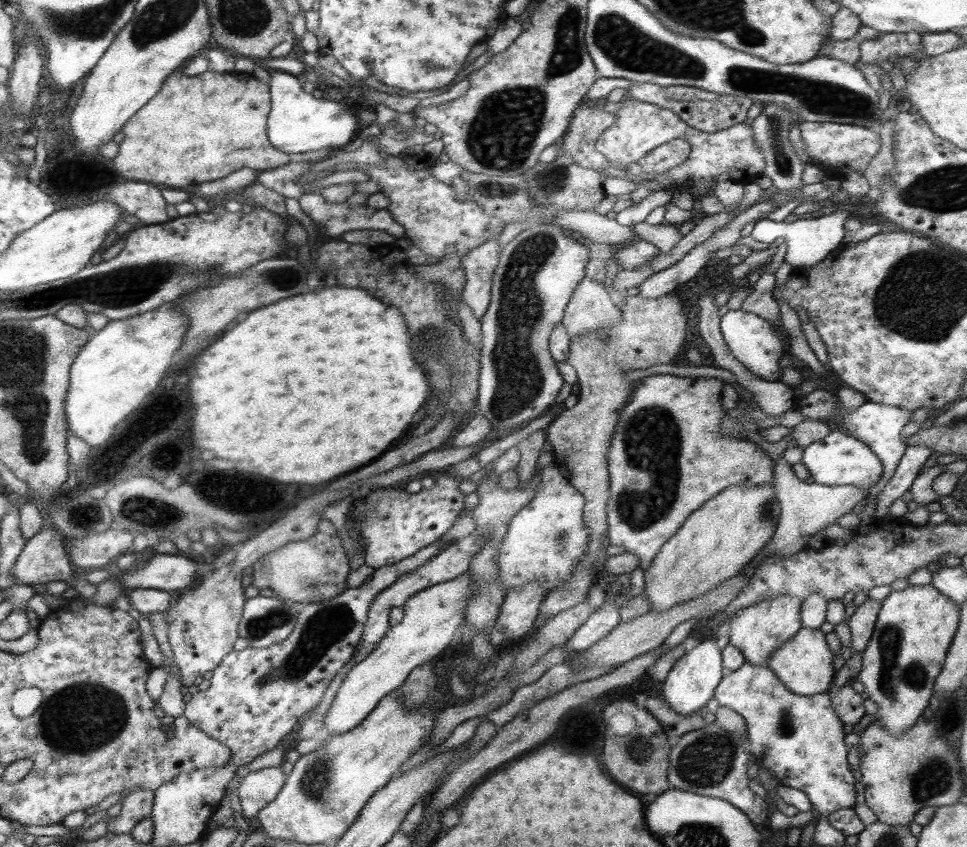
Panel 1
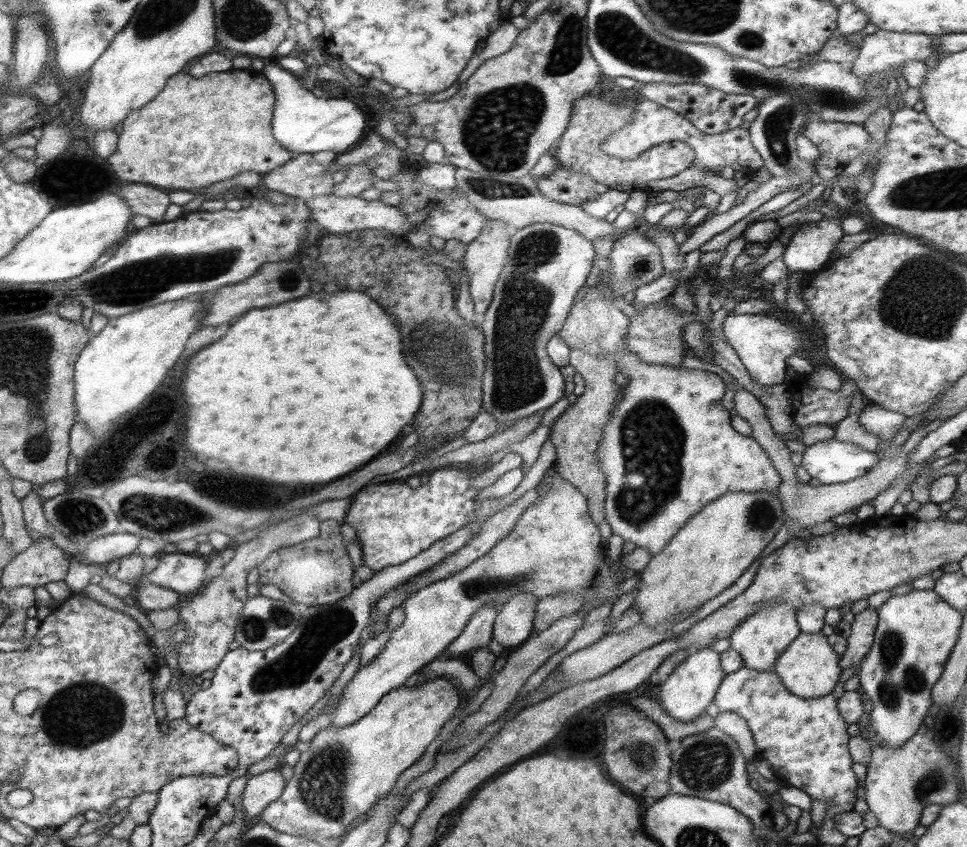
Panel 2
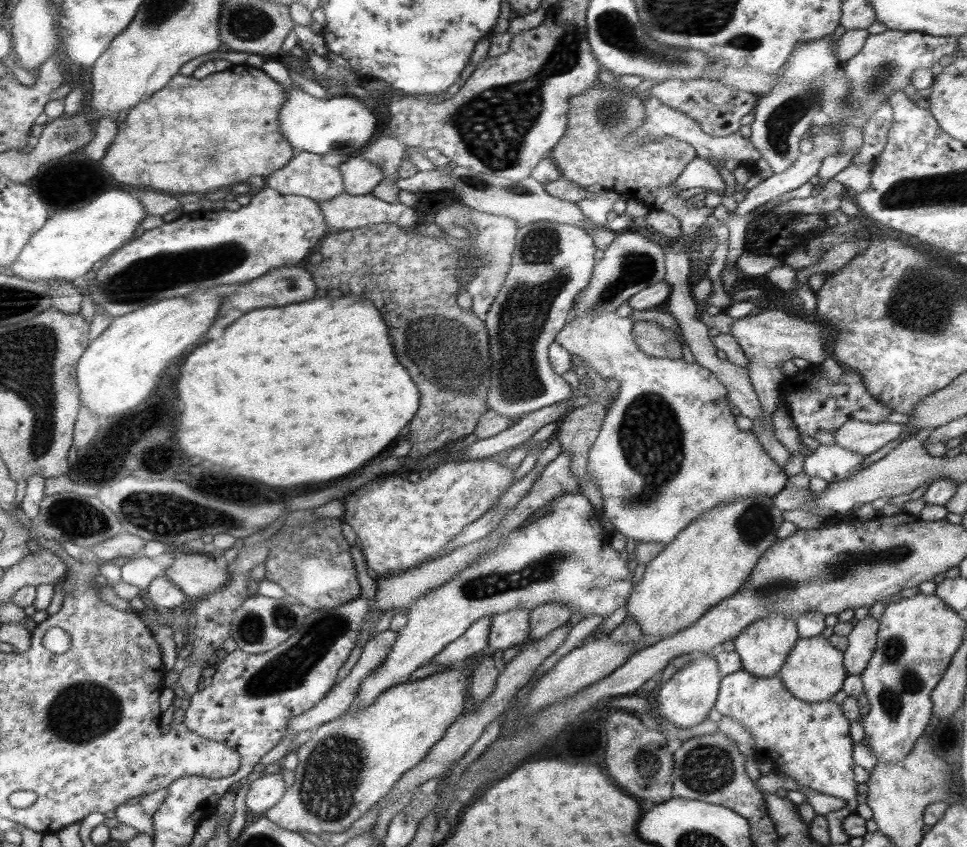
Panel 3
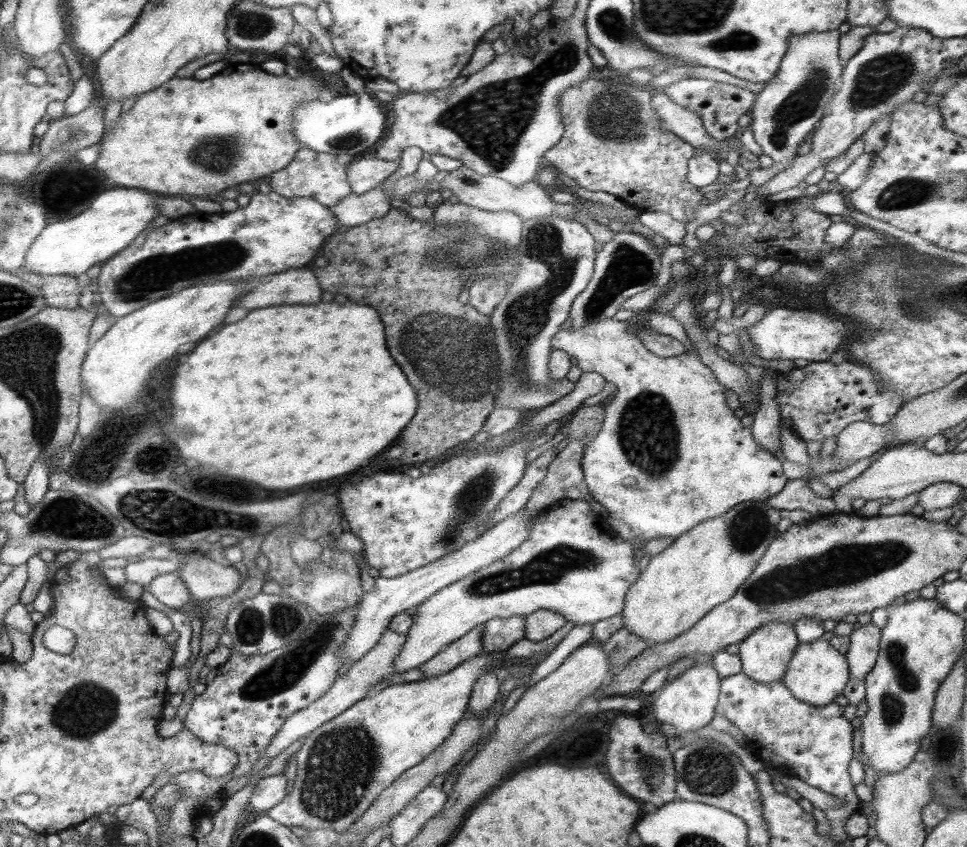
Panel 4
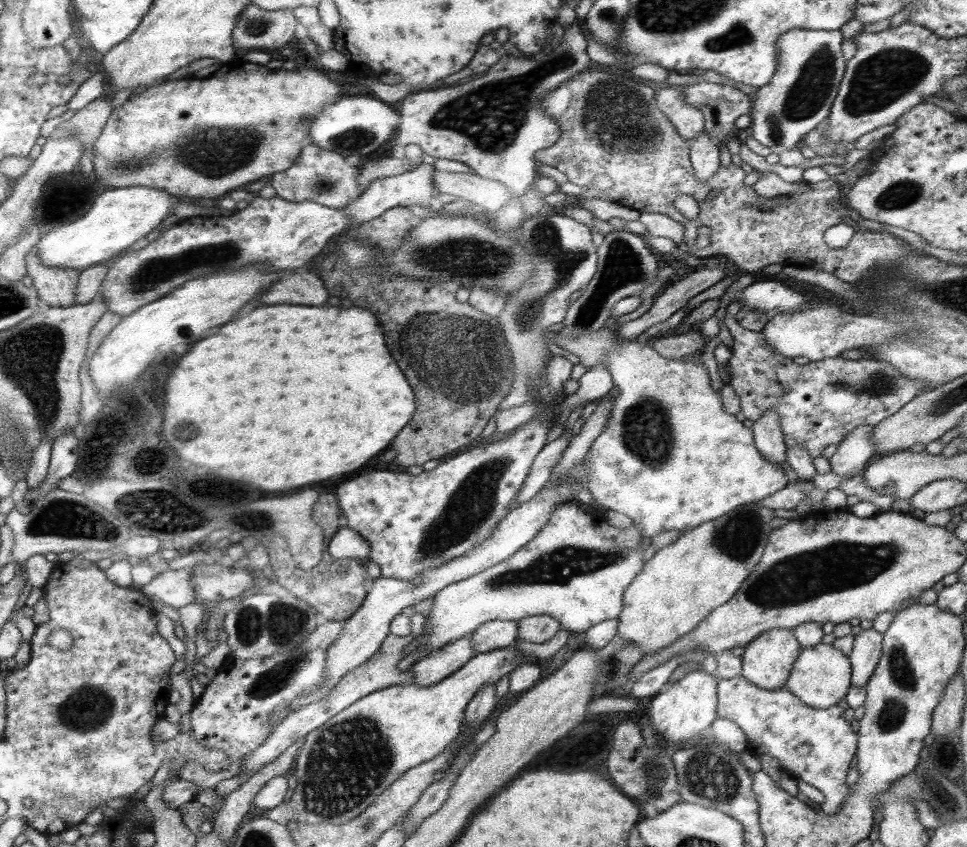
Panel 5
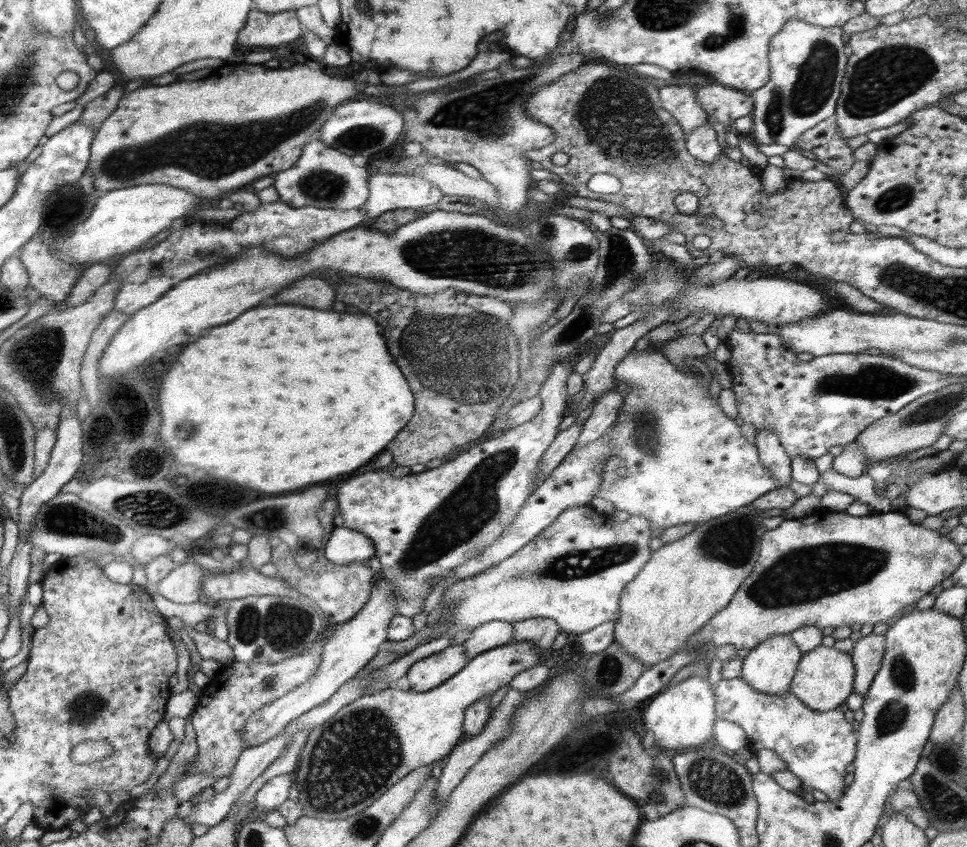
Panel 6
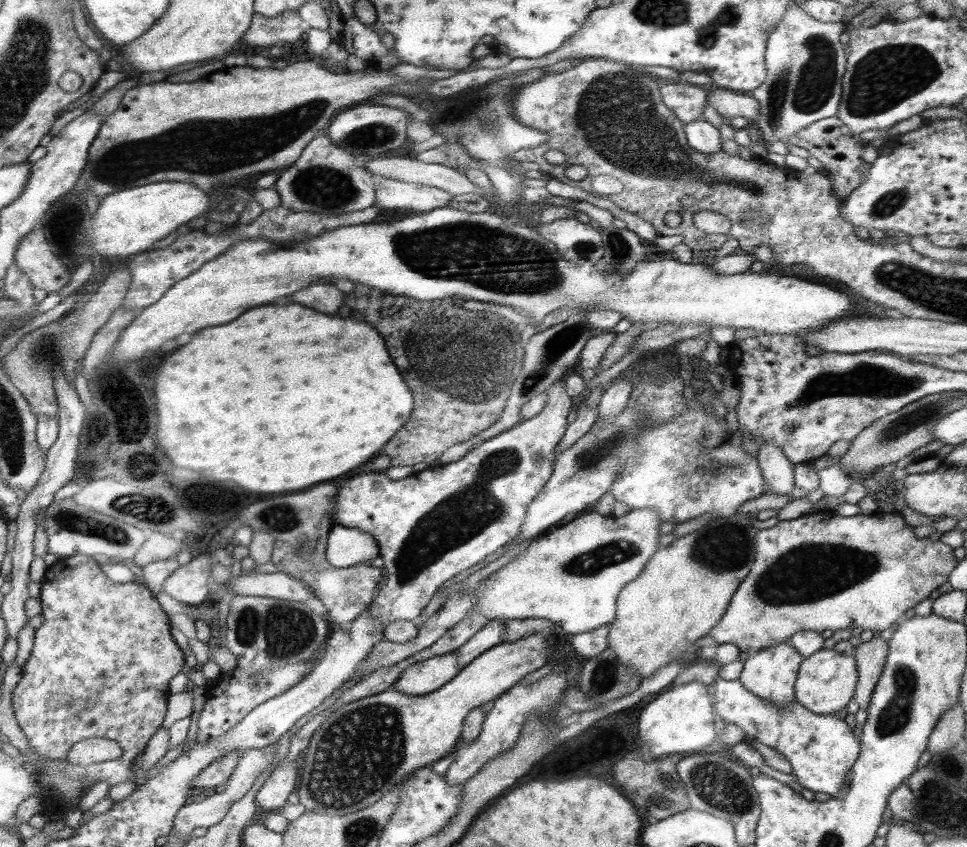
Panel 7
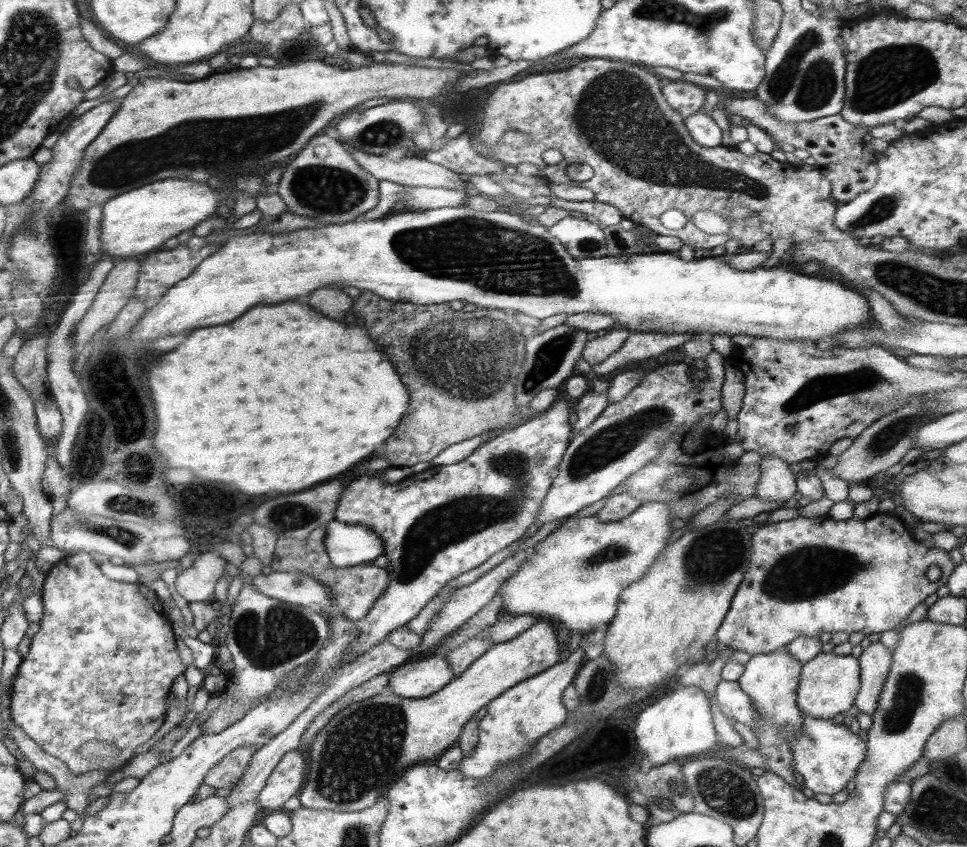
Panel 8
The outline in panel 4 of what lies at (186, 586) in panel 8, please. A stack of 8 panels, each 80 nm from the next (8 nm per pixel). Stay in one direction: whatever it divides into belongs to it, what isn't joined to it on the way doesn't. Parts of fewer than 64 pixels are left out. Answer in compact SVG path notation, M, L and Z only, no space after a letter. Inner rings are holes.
M178 571L160 574L148 585L148 590L159 602L171 609L182 608L192 599Z

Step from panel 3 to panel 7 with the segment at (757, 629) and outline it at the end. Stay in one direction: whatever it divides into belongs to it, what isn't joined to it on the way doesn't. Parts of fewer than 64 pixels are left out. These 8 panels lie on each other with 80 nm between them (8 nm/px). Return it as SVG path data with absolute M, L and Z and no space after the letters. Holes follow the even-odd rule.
M788 642L773 644L764 650L759 650L743 664L743 672L737 678L752 694L784 708L789 702L795 700L795 682L798 676L803 656Z

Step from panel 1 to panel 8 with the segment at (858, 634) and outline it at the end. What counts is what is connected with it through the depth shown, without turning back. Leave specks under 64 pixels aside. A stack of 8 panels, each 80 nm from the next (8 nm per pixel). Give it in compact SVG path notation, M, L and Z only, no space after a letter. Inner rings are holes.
M880 641L870 643L858 657L860 666L860 688L855 705L871 717L876 712L883 684L892 665L892 652Z

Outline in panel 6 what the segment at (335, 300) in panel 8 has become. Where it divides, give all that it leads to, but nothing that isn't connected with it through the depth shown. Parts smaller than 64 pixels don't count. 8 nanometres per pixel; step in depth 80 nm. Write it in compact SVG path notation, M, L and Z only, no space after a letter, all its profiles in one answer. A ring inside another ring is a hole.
M302 278L296 284L288 286L284 292L280 292L278 300L286 304L300 304L320 310L330 310L334 304L334 290L330 284L326 284L320 278Z

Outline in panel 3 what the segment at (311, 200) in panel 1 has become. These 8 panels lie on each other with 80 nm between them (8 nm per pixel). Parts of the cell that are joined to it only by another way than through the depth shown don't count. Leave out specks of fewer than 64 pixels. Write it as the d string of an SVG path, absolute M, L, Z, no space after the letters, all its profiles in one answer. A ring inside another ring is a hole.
M340 194L331 200L317 201L324 220L331 230L345 231L371 224L394 223L400 227L415 226L414 207L401 202L390 204L376 196Z

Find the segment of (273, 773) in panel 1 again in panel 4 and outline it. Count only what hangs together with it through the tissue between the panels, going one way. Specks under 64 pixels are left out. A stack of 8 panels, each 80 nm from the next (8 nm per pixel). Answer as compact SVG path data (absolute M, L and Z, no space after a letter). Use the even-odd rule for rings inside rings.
M284 774L258 779L250 795L249 808L254 808L258 812L270 810L287 795L286 786L288 786L288 779Z

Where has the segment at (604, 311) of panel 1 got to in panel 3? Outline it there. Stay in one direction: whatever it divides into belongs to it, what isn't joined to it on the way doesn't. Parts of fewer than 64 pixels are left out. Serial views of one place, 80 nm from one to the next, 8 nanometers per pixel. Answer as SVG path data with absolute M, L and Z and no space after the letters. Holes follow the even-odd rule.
M595 310L585 312L582 316L576 316L570 323L563 326L562 331L556 336L555 342L562 344L568 349L570 354L575 354L581 358L583 362L587 362L595 368L596 372L600 372L606 379L618 380L620 387L616 391L615 396L609 405L609 409L605 414L599 435L594 444L588 451L588 468L591 476L598 483L599 491L602 493L603 514L614 525L615 530L622 533L631 544L633 541L638 543L654 543L670 544L676 539L678 533L690 525L690 522L700 518L705 512L711 508L748 498L749 496L769 496L773 497L778 494L787 483L787 474L777 462L762 448L758 437L752 430L741 430L736 425L736 419L731 411L731 407L727 405L726 387L716 378L716 375L706 367L700 366L698 363L688 363L684 359L667 359L649 357L642 352L632 338L632 328L634 321L630 317L620 317L615 312L607 312L606 314L598 314Z

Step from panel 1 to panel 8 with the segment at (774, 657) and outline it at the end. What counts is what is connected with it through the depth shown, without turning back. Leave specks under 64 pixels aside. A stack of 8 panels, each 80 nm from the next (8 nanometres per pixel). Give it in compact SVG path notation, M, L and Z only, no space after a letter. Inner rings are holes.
M822 651L802 666L797 688L798 708L816 718L832 719L836 714L852 708L860 685L860 666L856 658Z

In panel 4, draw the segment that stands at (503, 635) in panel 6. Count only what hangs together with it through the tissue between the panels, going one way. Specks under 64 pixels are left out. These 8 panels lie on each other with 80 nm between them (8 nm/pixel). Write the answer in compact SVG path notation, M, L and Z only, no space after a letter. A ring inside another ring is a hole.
M491 618L482 625L481 643L489 654L502 654L514 643L525 638L525 618Z

